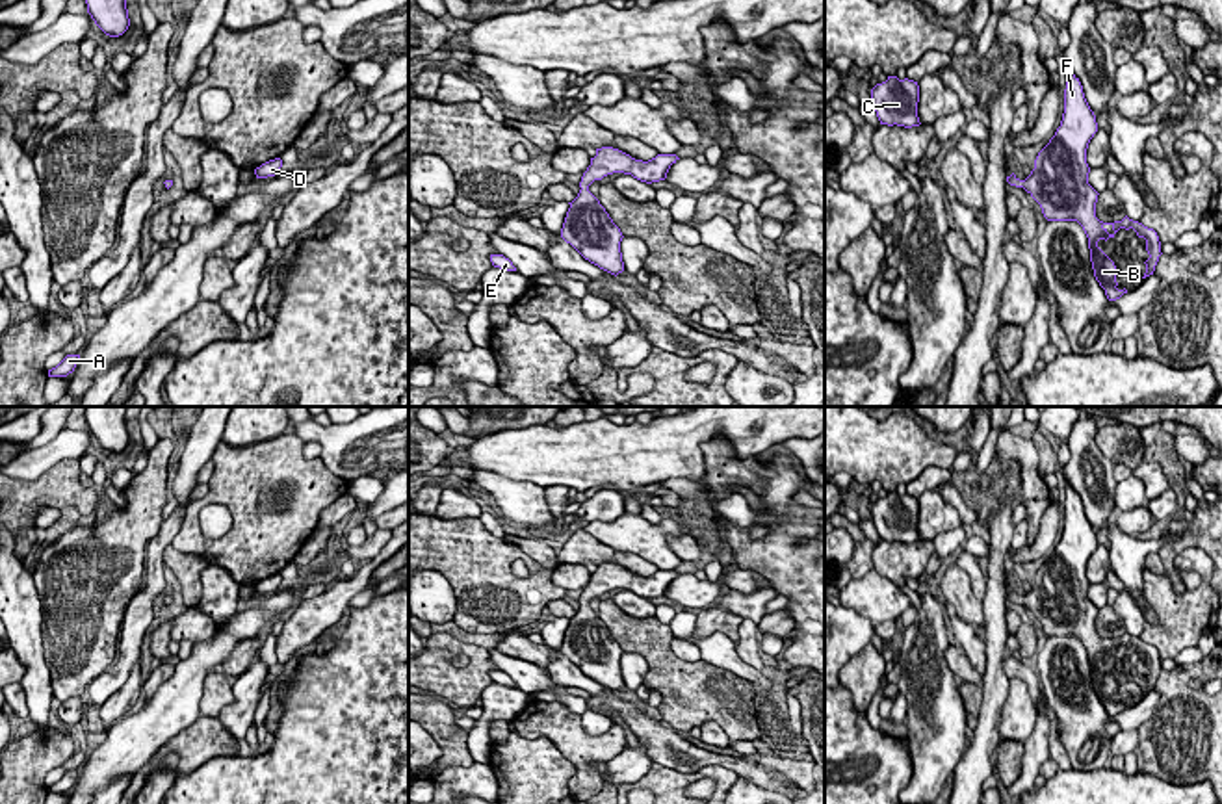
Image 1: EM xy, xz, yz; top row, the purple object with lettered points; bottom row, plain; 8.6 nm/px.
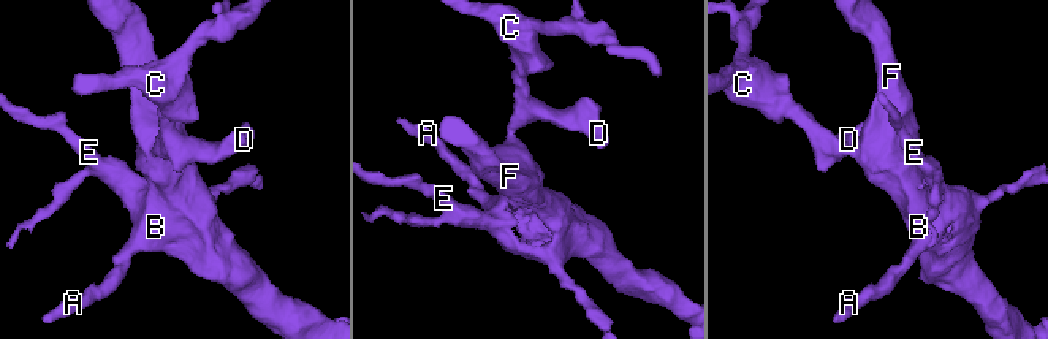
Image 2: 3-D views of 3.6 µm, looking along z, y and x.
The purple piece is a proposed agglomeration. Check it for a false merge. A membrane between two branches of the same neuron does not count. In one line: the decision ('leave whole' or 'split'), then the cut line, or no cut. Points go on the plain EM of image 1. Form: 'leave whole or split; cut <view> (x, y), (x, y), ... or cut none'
leave whole; cut none

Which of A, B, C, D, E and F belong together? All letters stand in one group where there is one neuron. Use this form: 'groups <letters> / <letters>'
groups A B C D E F

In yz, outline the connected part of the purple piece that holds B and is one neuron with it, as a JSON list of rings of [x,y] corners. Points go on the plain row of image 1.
[[[1066,481],[1064,529],[1060,542],[1049,559],[1038,568],[1034,585],[1025,596],[1014,589],[1007,598],[1023,603],[1042,624],[1047,637],[1077,637],[1090,665],[1094,693],[1105,706],[1109,717],[1120,715],[1127,706],[1118,706],[1114,678],[1098,663],[1099,655],[1114,654],[1120,644],[1133,644],[1146,655],[1150,674],[1142,694],[1153,691],[1159,678],[1161,657],[1153,644],[1127,631],[1122,637],[1103,639],[1096,633],[1098,607],[1088,600],[1090,583],[1086,564],[1098,548],[1096,531],[1090,525],[1079,494]]]

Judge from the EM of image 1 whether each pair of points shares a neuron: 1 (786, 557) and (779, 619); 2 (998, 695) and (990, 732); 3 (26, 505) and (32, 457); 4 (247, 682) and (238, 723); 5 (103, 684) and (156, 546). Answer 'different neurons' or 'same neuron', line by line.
1: different neurons
2: same neuron
3: different neurons
4: same neuron
5: same neuron

